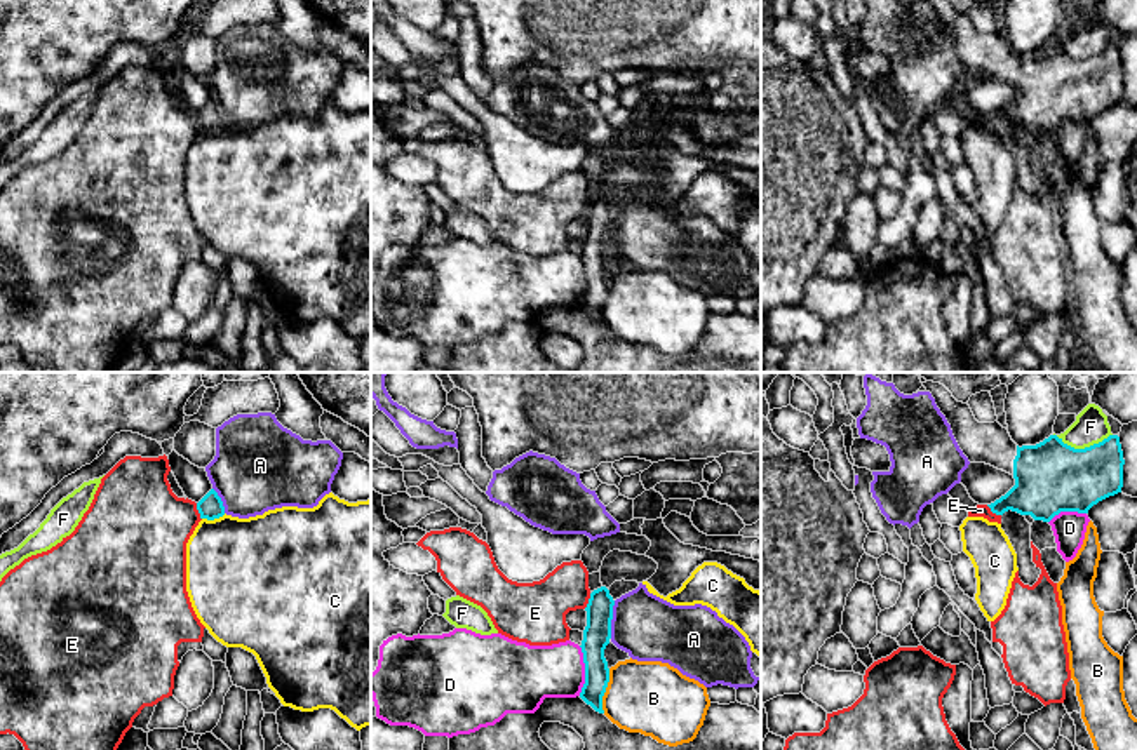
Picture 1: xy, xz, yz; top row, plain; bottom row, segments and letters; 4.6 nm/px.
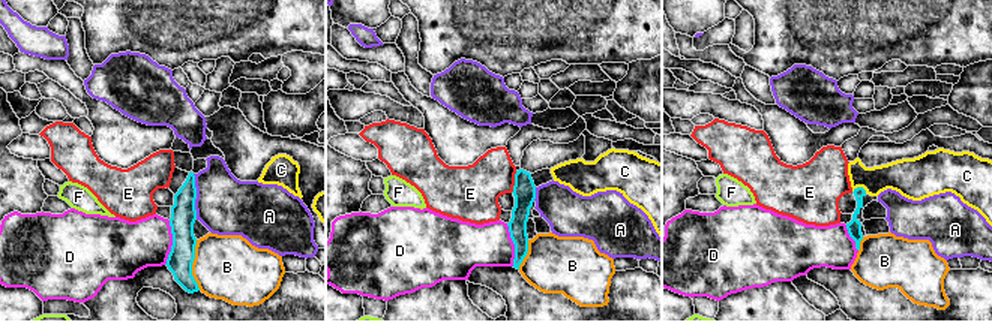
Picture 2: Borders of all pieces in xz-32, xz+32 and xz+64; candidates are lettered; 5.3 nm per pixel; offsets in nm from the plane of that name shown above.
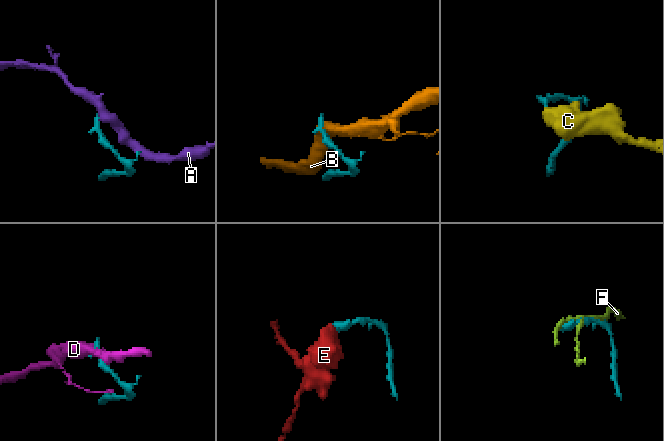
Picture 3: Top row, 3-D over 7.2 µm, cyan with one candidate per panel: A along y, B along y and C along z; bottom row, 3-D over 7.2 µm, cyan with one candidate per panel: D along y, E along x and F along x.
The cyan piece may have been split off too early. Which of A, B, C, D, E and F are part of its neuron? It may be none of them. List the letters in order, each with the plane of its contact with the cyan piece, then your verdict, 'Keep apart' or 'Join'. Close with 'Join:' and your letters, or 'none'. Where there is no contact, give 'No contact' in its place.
A: Touches cyan in xz. Keep apart
B: Touches cyan in xz. Keep apart
C: Touches cyan in xy. Keep apart
D: Touches cyan in xz. Keep apart
E: Touches cyan in xy. Keep apart
F: Touches cyan in yz. Keep apart
Join: none

